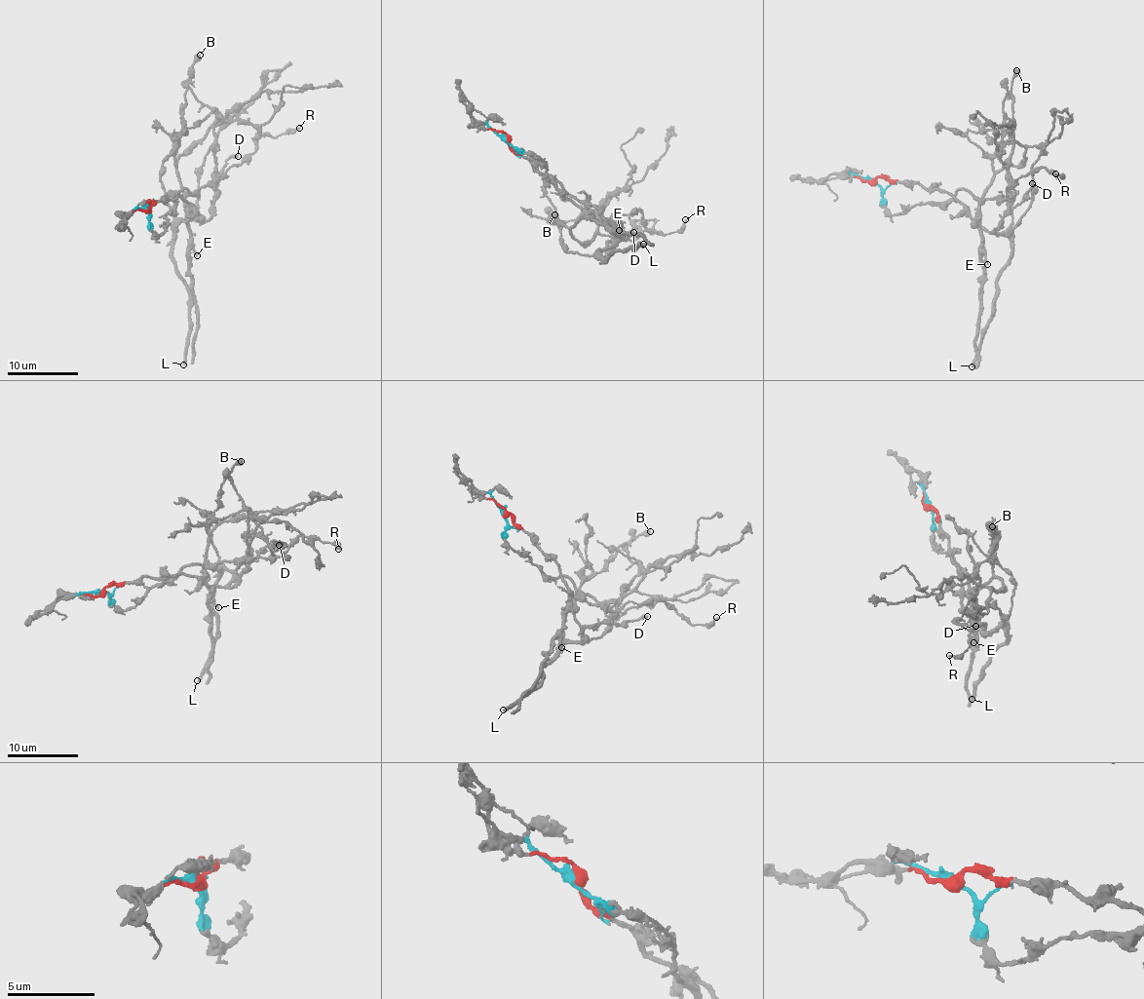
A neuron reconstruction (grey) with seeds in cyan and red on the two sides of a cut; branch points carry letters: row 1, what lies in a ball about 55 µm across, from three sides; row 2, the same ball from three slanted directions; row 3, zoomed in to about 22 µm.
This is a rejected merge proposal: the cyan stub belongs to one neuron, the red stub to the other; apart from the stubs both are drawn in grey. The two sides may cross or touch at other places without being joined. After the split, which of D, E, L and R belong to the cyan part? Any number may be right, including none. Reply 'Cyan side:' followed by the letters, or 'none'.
Cyan side: E, R

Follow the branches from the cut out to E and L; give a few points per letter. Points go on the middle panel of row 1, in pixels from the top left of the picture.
E: (506, 140), (542, 161), (548, 177), (582, 215), (619, 230)
L: (506, 140), (536, 170), (551, 174), (609, 223), (612, 244), (599, 255), (608, 260), (614, 252), (643, 245)

